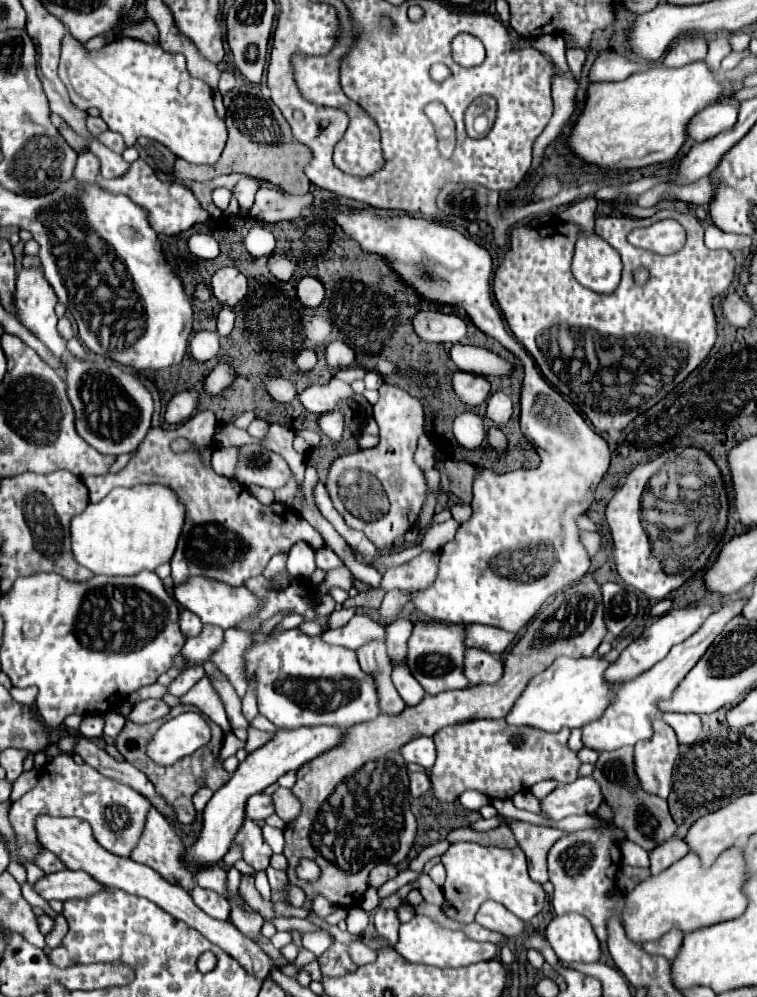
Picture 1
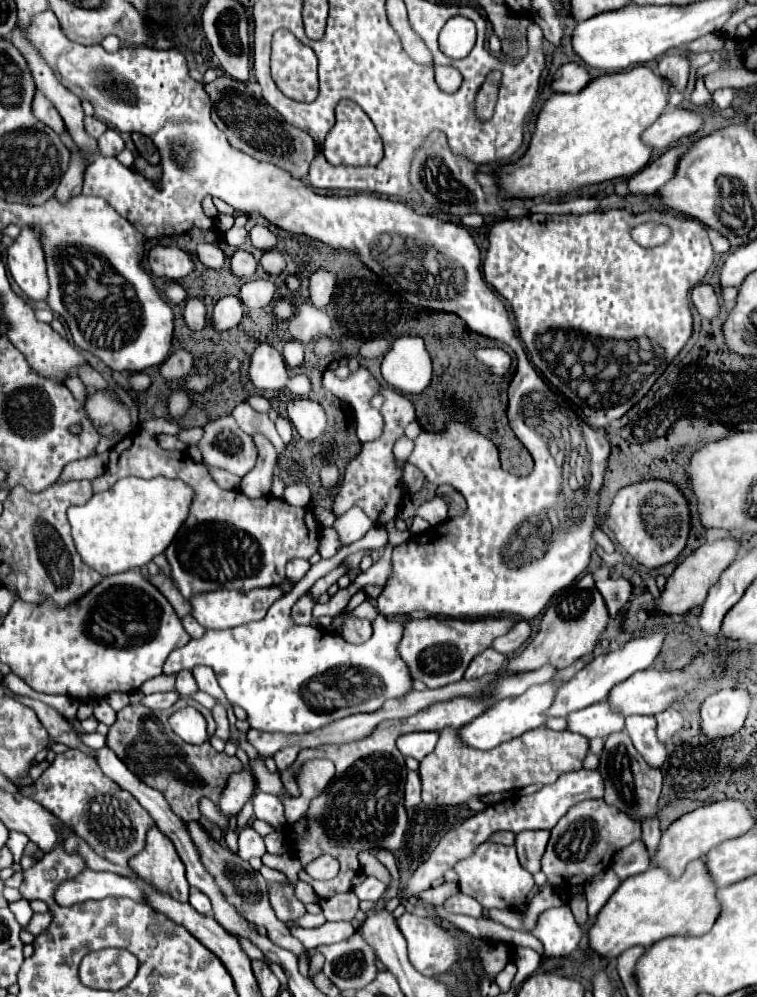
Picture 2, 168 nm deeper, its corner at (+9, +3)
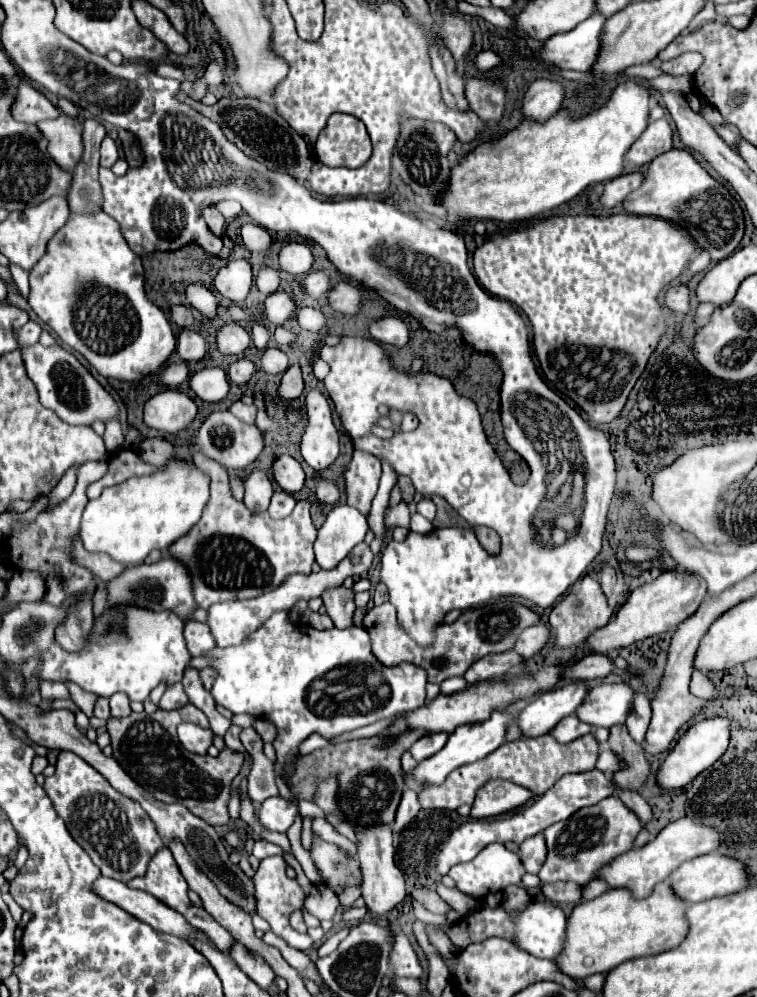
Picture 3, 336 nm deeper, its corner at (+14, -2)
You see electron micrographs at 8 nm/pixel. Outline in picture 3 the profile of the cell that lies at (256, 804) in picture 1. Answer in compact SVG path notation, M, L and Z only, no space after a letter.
M274 796L262 802L258 818L260 822L268 828L268 830L276 830L276 832L286 832L292 822L298 816L298 806L294 806L292 802L284 800L282 796Z

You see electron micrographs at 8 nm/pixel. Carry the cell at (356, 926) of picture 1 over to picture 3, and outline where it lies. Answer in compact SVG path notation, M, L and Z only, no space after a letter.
M270 856L270 858L264 858L256 870L256 874L252 876L254 880L254 892L256 892L256 912L272 926L272 932L276 936L282 936L292 948L298 948L298 950L308 950L312 948L312 938L308 934L300 934L296 932L292 926L290 926L290 914L294 910L300 910L302 908L302 902L306 898L306 892L300 888L300 884L296 880L290 880L286 876L286 862L282 856Z

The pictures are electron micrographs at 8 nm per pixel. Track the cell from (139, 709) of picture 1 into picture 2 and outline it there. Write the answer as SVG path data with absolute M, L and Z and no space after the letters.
M175 691L171 693L153 693L153 695L147 695L143 697L143 705L149 707L149 709L169 709L175 701L179 699L179 695Z

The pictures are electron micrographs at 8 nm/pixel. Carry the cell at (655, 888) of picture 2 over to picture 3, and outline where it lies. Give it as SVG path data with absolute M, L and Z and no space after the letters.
M668 882L656 884L652 894L642 900L634 900L628 890L608 890L596 900L582 900L566 920L564 952L556 956L556 964L566 976L582 980L596 972L606 974L626 960L672 950L688 934L684 910L686 904L674 896Z

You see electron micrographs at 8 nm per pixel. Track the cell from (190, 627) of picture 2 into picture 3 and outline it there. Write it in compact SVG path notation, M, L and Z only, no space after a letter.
M196 620L186 622L184 638L192 656L204 656L204 652L212 652L212 648L216 648L216 640L212 638L208 624Z

